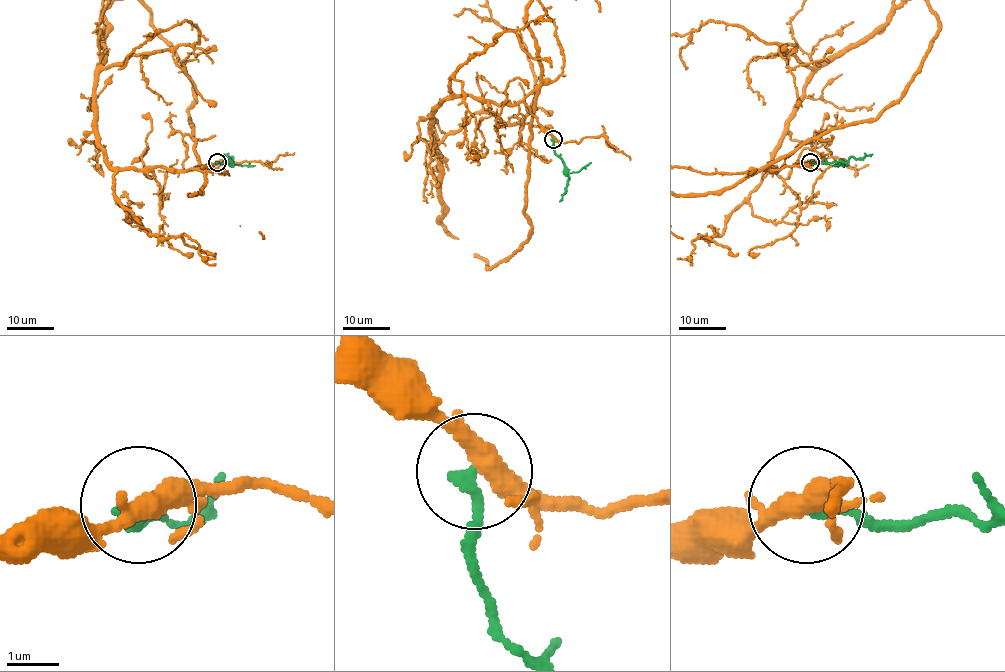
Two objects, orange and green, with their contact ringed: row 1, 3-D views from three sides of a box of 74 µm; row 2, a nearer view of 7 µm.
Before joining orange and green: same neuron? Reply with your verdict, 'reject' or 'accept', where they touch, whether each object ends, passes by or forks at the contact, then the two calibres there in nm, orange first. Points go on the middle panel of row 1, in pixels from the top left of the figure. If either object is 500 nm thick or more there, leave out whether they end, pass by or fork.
reject; at (553, 139); orange passes by; green ends there; 380 nm thick on the orange side, 240 nm on the other

